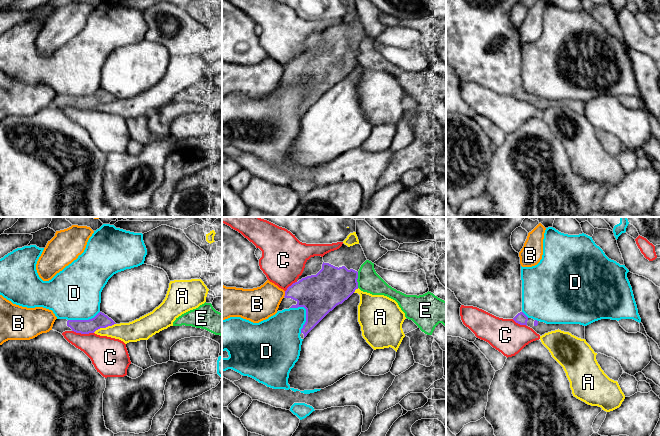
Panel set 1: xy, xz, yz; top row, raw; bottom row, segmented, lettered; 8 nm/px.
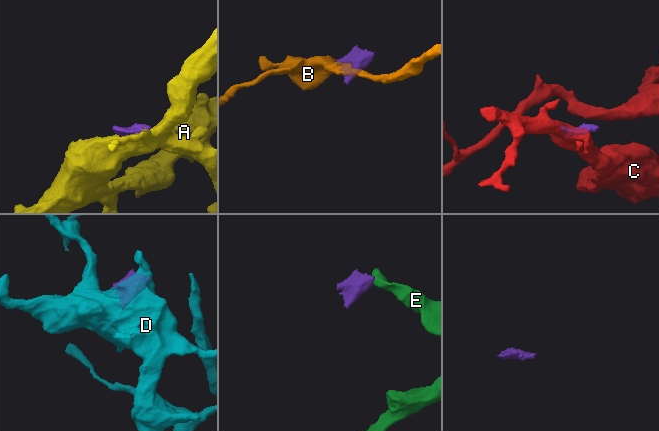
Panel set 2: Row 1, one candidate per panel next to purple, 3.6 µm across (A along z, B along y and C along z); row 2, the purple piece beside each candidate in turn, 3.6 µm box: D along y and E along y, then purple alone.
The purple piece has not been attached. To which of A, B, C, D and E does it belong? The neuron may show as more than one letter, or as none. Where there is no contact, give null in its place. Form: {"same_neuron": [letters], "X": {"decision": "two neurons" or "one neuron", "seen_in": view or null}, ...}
{"same_neuron": [], "A": {"decision": "two neurons", "seen_in": "xy"}, "B": {"decision": "two neurons", "seen_in": "xz"}, "C": {"decision": "two neurons", "seen_in": "xy"}, "D": {"decision": "two neurons", "seen_in": "xz"}, "E": {"decision": "two neurons", "seen_in": "xz"}}

